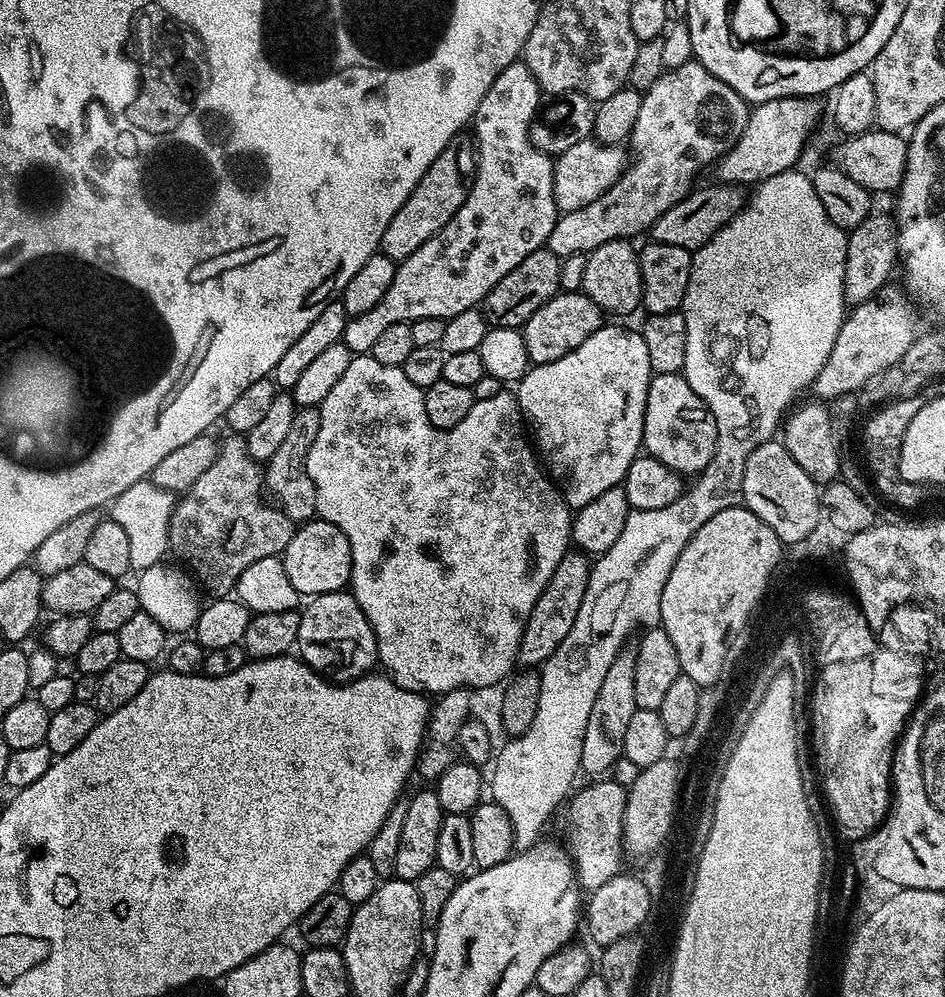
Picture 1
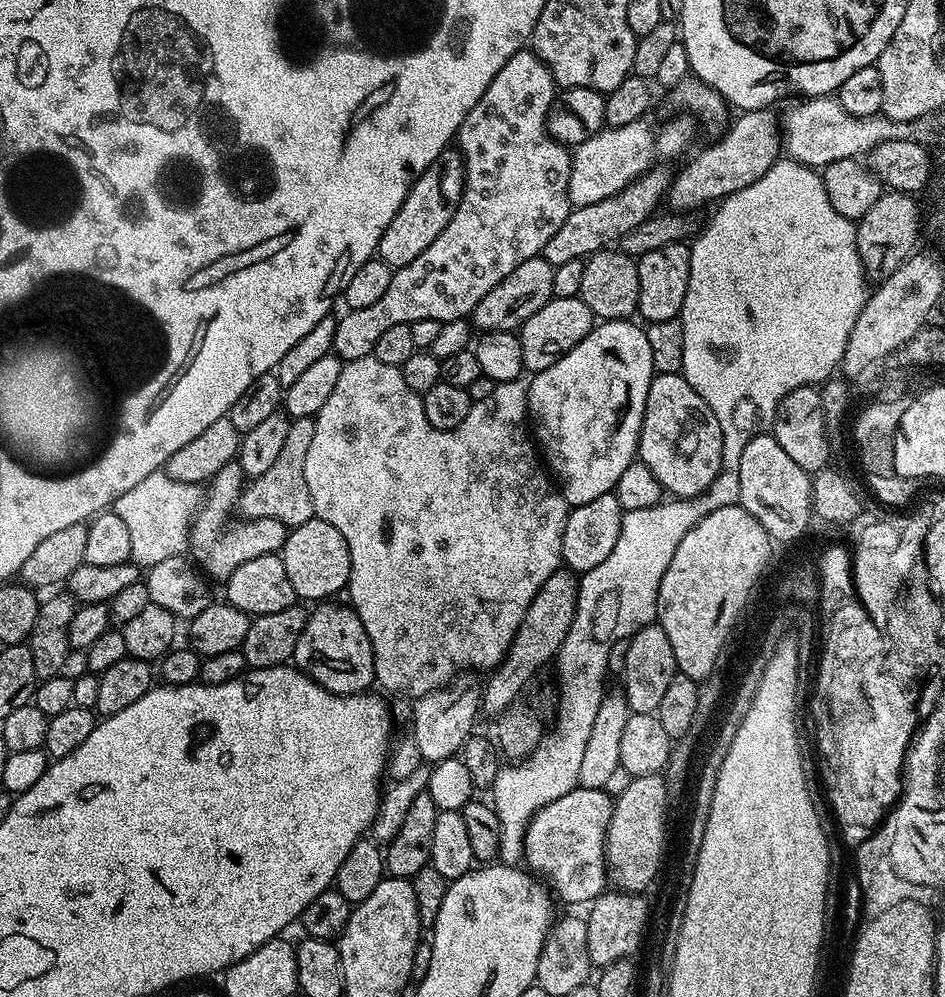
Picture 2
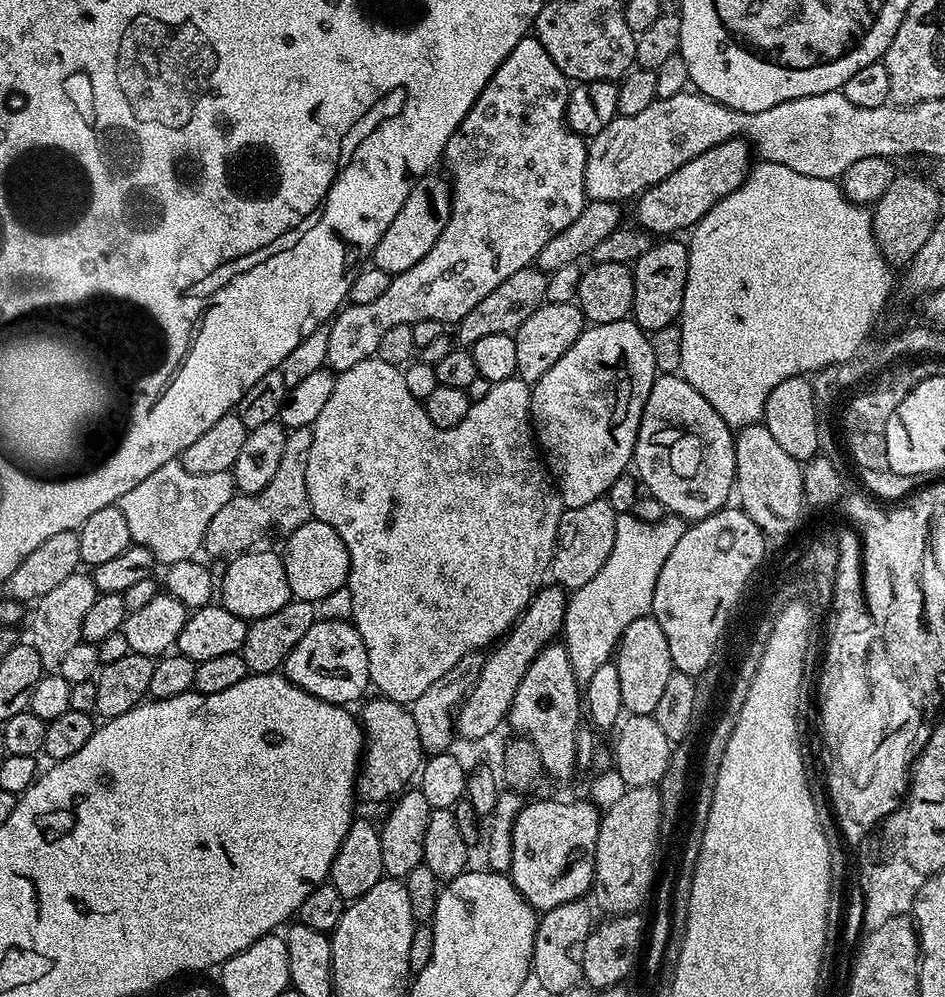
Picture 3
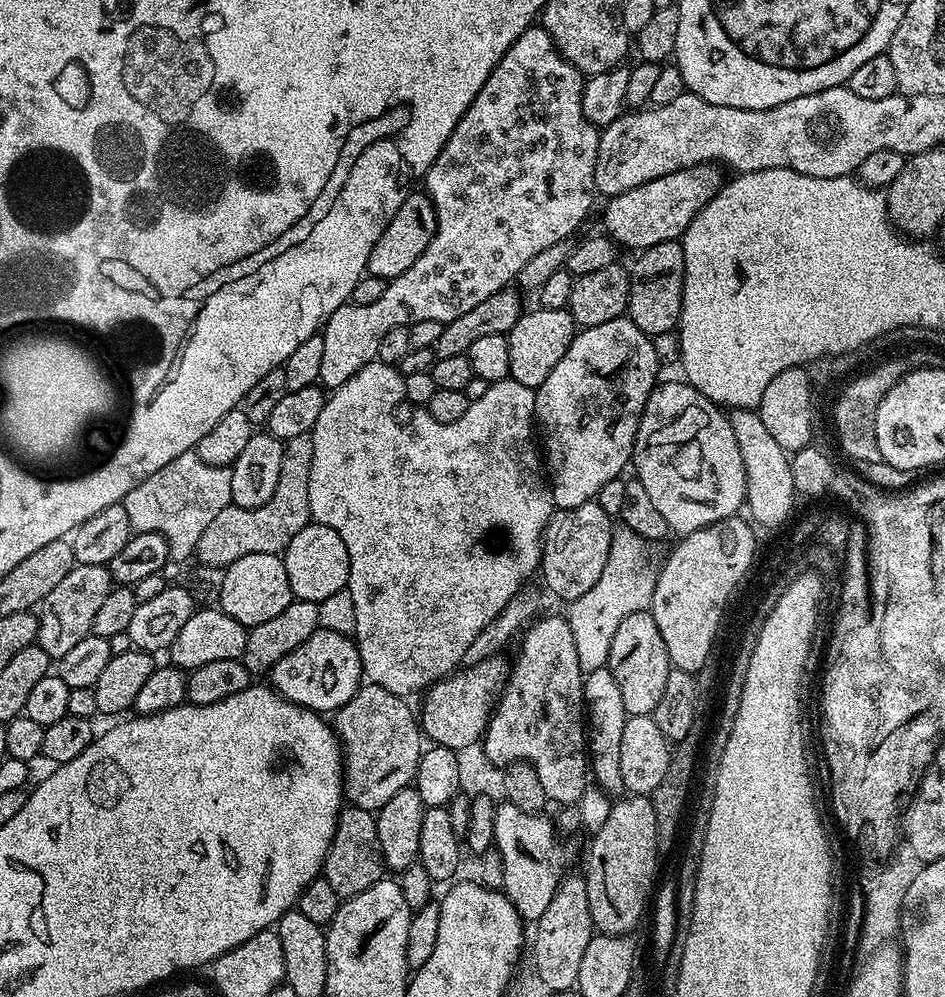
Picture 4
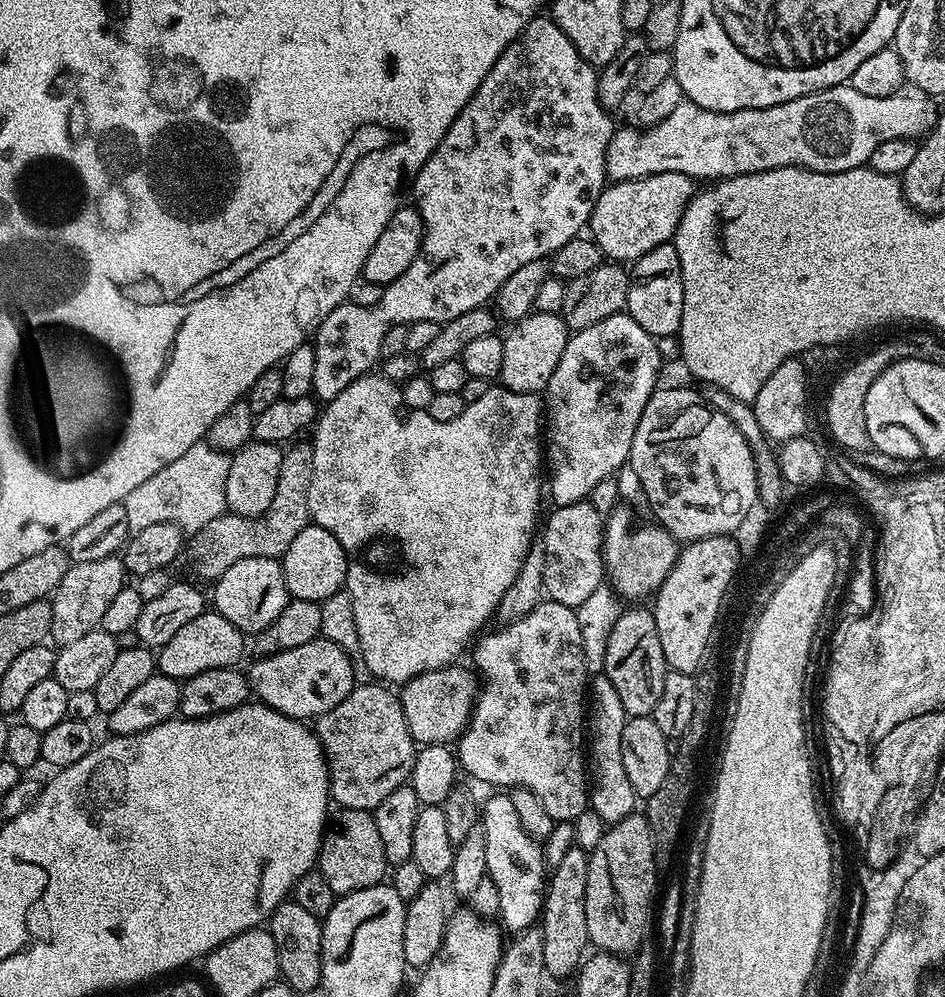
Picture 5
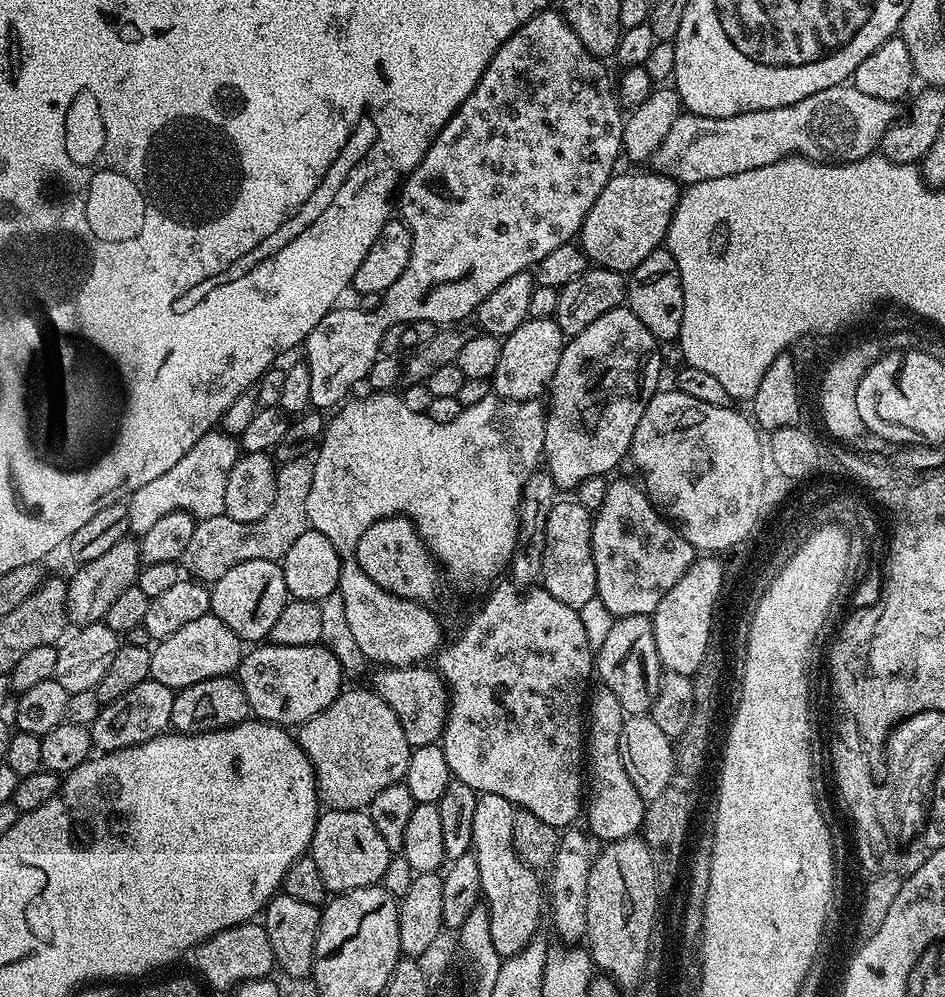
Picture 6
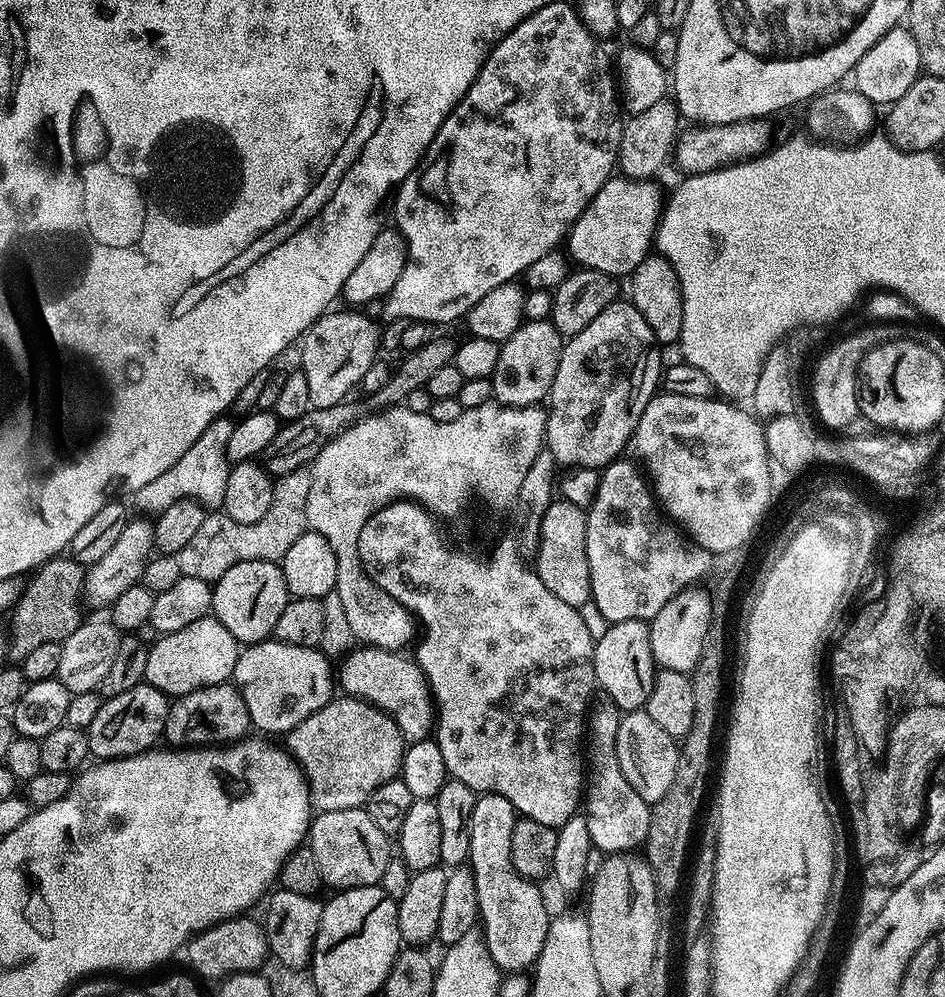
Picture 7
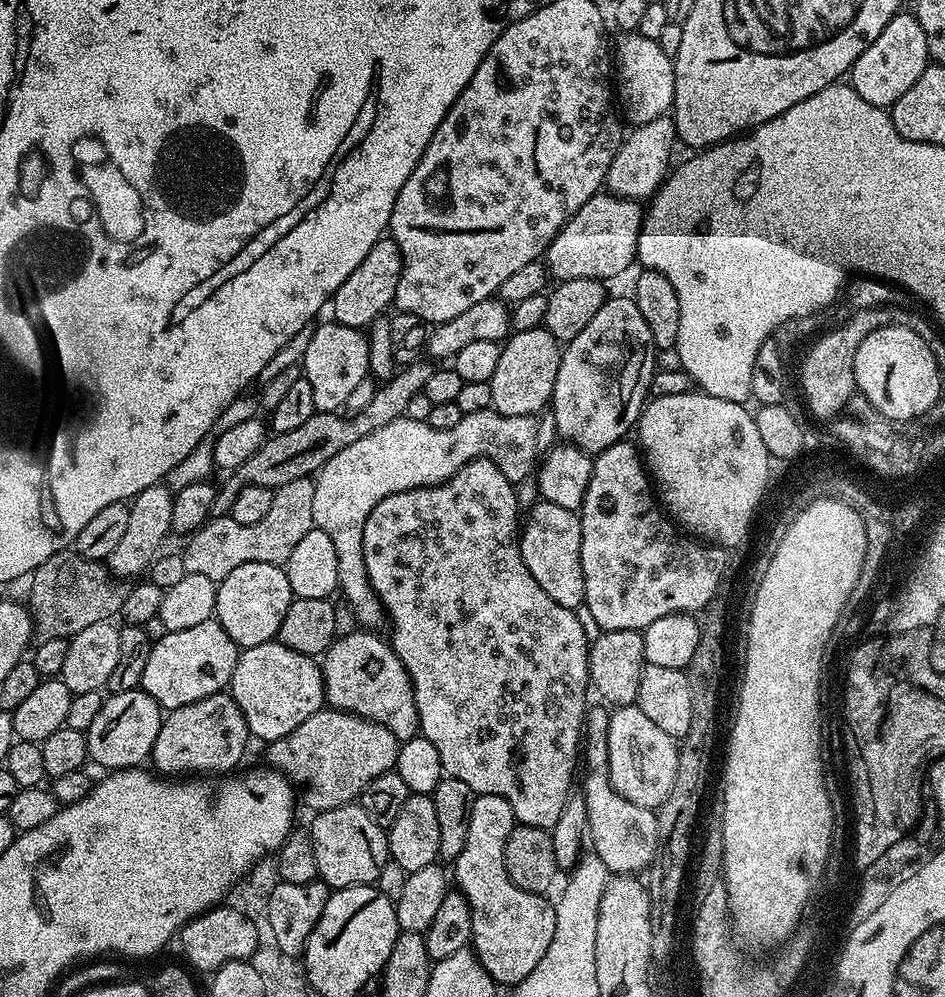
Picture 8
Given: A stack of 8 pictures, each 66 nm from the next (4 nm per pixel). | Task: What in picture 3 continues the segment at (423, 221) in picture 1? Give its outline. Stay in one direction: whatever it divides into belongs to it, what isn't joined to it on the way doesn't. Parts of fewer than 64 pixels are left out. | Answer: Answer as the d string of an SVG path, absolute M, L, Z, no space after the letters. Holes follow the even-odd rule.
M429 174L416 181L402 210L398 210L394 222L386 226L386 234L382 234L378 246L371 254L370 260L375 268L388 272L391 277L422 262L422 258L430 254L430 246L438 242L442 230L446 230L446 222L452 217L452 190L449 181L443 175L436 175Z

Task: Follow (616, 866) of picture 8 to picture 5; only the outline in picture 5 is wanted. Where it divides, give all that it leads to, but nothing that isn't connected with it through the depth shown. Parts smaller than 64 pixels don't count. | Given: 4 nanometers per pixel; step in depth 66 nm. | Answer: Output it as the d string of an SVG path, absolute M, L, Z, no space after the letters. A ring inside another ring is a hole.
M603 674L595 675L589 683L586 702L586 771L589 778L589 807L606 824L616 823L631 815L638 803L622 759L622 731L627 719L625 707L610 680Z

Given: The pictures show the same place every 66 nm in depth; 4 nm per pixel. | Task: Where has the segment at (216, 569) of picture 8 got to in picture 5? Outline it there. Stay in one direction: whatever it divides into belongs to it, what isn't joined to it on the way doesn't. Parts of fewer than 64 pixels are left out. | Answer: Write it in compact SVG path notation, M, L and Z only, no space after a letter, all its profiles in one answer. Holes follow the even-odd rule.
M296 442L284 452L282 470L278 470L278 490L274 494L274 502L270 502L270 510L261 516L220 515L197 532L191 533L186 544L186 560L188 564L208 582L215 580L234 562L242 562L242 558L280 558L284 551L302 534L302 530L310 523L308 499L310 498L310 478L314 478L314 454L311 443Z

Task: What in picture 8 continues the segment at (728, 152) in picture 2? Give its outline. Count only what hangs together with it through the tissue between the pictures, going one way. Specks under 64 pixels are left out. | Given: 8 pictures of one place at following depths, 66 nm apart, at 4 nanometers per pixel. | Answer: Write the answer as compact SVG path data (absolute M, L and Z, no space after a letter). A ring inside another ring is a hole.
M601 190L582 206L558 230L558 234L548 244L546 267L553 281L570 278L594 278L611 282L620 276L631 264L637 263L636 247L638 234L644 224L644 212L635 200L623 200Z

